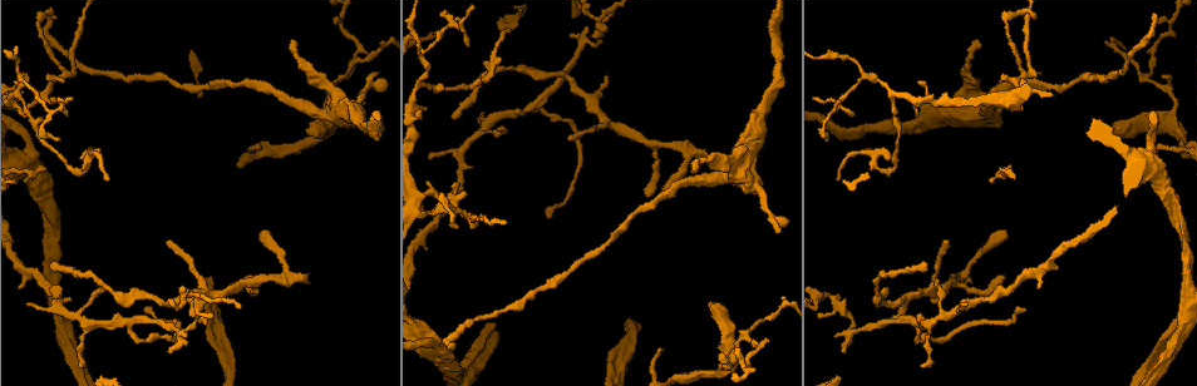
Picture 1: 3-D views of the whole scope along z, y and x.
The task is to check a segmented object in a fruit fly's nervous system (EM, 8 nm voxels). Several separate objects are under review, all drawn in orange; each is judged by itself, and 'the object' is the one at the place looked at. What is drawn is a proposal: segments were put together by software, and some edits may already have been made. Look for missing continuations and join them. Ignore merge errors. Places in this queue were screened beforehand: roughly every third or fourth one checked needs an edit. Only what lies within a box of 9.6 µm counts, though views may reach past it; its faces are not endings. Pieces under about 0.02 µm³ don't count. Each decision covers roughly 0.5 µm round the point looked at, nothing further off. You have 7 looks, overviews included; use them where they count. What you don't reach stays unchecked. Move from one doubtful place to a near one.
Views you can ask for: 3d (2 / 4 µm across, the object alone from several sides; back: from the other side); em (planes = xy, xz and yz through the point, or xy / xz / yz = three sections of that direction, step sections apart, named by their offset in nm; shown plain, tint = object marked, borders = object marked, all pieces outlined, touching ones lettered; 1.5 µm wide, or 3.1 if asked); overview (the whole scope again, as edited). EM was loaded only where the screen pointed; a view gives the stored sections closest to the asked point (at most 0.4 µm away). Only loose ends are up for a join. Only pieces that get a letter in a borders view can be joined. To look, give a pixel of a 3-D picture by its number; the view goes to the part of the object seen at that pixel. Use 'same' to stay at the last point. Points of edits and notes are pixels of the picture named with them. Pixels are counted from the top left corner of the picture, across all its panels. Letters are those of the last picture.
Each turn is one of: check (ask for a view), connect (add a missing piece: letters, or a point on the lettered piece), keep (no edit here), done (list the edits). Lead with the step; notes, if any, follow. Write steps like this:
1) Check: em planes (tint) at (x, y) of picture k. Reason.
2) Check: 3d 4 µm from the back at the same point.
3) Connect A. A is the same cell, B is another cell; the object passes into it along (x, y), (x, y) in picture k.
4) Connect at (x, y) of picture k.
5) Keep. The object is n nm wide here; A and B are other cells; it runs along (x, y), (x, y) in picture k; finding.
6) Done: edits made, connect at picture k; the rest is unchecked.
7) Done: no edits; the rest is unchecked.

Check: em planes (tint) at (150, 307) of picture 1. Branch stops here.

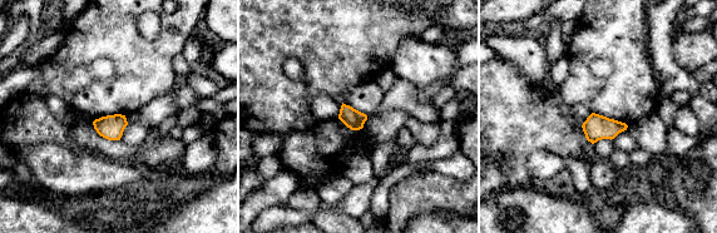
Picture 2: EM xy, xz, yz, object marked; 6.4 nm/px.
Check: em planes (borders) at the same point. What lies round it.

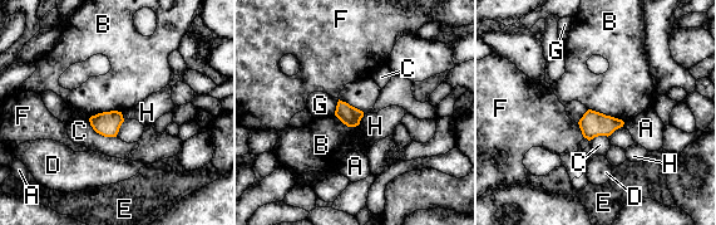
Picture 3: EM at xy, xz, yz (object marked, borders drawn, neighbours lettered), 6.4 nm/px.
Keep. The longest contact is with B, 240 nm; A, B, C, D, E, F, G and H are other cells; a border runs along (588, 108), (617, 117), (623, 122) in picture 3; no lettered piece goes on from it.

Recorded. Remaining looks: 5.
Check: em xy step 8 (borders) at (1002, 274) of picture 1. Free end.

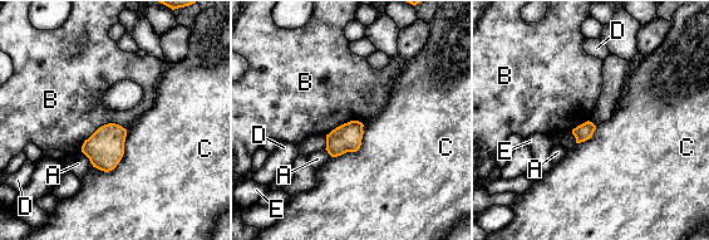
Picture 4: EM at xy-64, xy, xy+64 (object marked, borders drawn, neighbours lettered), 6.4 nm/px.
Keep. The object is 110 nm wide here; A, B, C, D and E are other cells; a border runs along (126, 128), (104, 123), (80, 150) in picture 4; no lettered piece goes on from it.

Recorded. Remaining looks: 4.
Check: em planes (borders) at (777, 232) of picture 1. Tapers out.

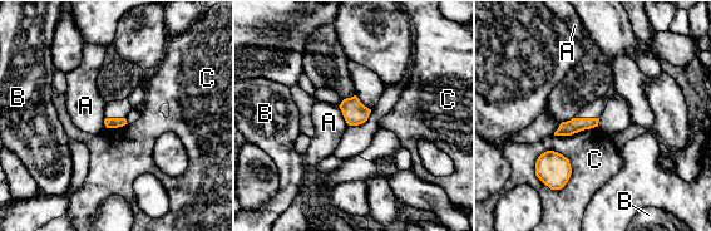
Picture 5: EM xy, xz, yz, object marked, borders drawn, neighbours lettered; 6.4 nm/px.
Keep. A, B and C are other cells; a border runs along (337, 106), (349, 124) in picture 5; no lettered piece goes on from it.

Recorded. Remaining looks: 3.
Done: no edits; the rest is unchecked.

